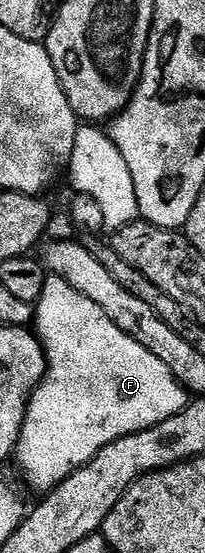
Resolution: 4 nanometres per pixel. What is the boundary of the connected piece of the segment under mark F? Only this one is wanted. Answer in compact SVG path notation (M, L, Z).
M51 275L44 286L44 294L40 294L36 305L37 324L36 335L41 340L42 347L46 349L46 376L41 384L35 388L33 396L30 397L30 404L26 407L24 426L16 449L16 461L18 460L19 466L22 467L27 482L38 491L38 494L45 494L60 482L64 482L64 478L68 478L68 474L80 470L80 466L84 466L89 460L96 458L96 454L100 454L100 450L104 450L104 446L108 446L108 442L116 442L116 438L121 436L136 434L140 430L148 430L152 426L172 418L172 414L186 408L188 403L187 389L174 376L172 370L168 370L168 366L164 366L164 362L160 362L160 358L156 358L156 354L147 350L136 337L120 330L120 326L116 326L116 322L112 322L112 318L108 318L108 314L104 314L104 310L92 298L88 298L80 290L76 290L71 284L64 282L59 276Z

